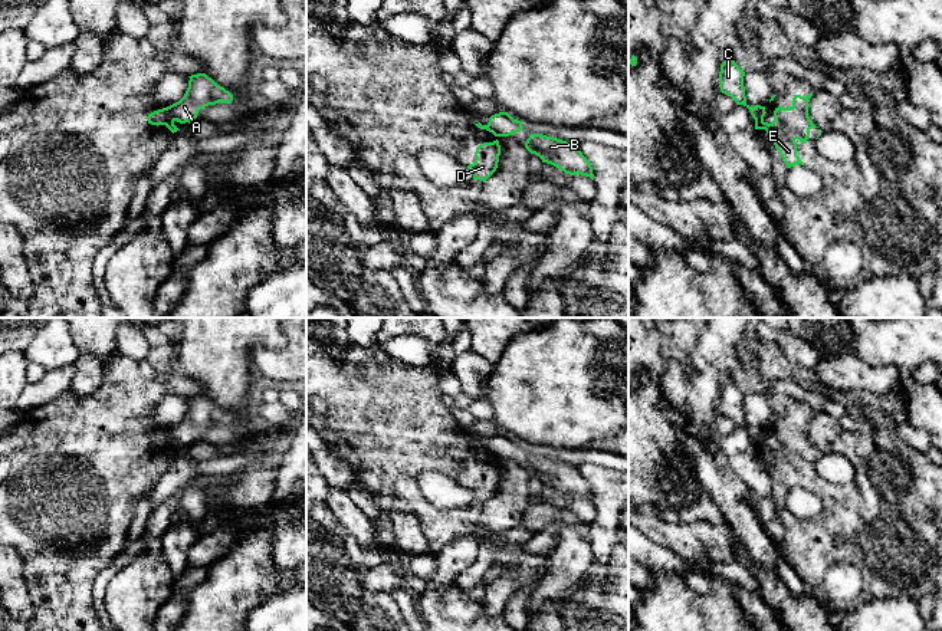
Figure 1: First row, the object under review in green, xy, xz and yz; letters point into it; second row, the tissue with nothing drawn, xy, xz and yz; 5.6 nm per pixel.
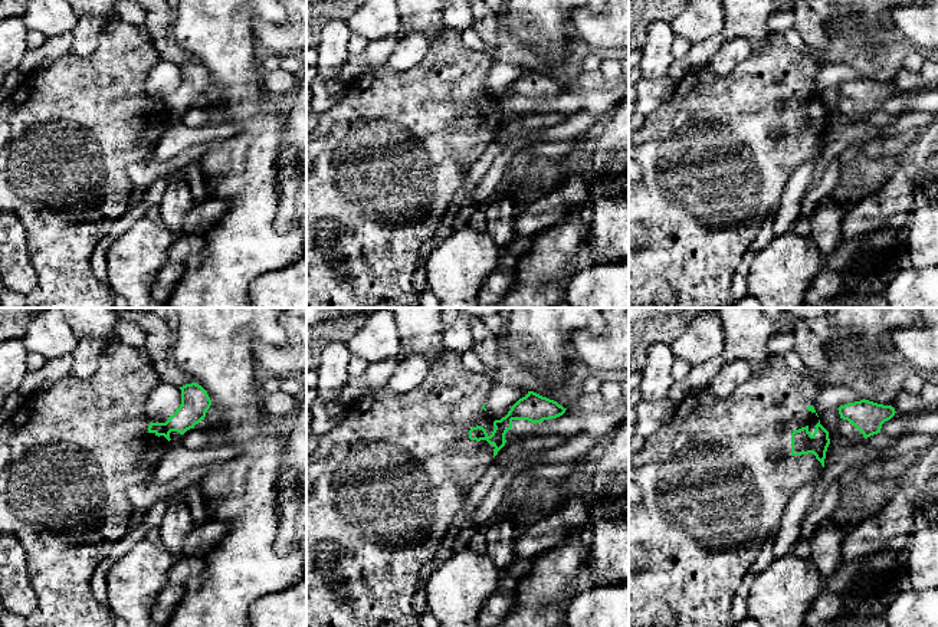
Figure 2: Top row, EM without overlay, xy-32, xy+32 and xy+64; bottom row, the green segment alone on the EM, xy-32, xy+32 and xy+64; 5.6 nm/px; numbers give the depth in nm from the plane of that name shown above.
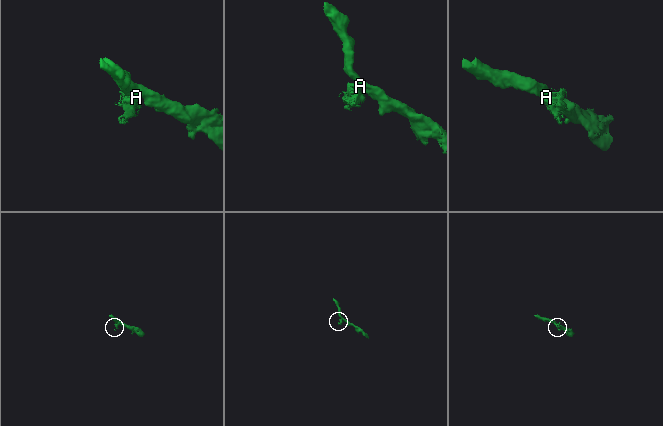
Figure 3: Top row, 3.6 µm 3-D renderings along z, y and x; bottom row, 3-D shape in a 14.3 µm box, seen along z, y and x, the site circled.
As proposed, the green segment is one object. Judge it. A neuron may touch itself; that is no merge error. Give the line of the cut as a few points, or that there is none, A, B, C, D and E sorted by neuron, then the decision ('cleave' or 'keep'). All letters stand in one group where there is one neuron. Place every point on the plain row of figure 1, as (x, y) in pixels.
cut in xy along (166, 430), (173, 443); A B C / D E; cleave

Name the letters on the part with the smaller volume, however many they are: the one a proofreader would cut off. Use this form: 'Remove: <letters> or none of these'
Remove: D, E

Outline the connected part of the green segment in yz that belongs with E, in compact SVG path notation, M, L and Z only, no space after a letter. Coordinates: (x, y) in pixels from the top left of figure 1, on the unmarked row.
M813 414L805 420L801 417L794 417L792 427L790 430L778 428L774 433L775 441L768 446L764 443L765 431L755 441L755 451L765 451L779 474L782 483L787 486L787 490L791 490L797 486L802 486L797 477L797 461L801 466L810 460L810 451L817 450L808 438L808 424L813 418Z

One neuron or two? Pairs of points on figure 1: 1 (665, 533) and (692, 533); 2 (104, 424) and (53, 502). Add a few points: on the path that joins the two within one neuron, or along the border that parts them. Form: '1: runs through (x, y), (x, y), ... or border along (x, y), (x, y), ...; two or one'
1: runs through (672, 533), (685, 533); one
2: runs through (102, 443), (74, 472), (71, 483); one

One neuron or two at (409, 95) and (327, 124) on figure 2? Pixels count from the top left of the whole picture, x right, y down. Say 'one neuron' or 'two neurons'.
one neuron

